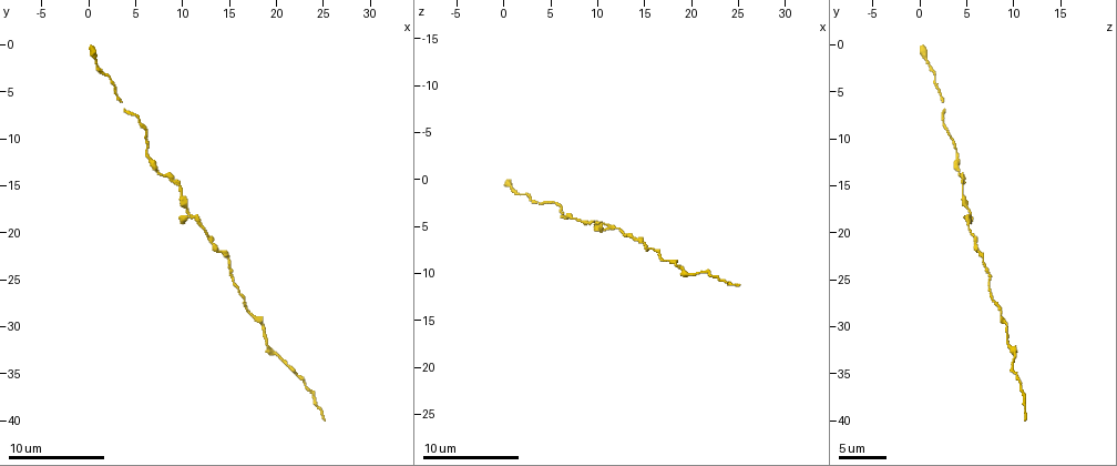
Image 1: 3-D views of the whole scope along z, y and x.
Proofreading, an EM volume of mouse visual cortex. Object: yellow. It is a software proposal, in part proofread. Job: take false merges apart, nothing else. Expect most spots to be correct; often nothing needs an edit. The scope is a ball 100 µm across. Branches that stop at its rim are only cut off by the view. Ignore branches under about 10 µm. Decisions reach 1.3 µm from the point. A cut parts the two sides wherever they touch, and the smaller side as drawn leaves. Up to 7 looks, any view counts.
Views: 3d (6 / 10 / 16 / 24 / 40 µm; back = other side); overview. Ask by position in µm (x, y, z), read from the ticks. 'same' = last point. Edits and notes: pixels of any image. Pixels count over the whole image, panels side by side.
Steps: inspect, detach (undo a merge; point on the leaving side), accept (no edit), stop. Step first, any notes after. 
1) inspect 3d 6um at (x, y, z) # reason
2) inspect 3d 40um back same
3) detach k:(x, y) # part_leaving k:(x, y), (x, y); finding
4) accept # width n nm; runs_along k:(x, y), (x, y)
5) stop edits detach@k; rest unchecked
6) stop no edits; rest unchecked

inspect 3d 6um at (10.6, 17.6, 5.2) # narrows sharply

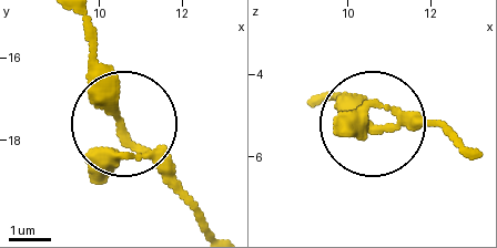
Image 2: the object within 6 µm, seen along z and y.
inspect 3d 6um back same

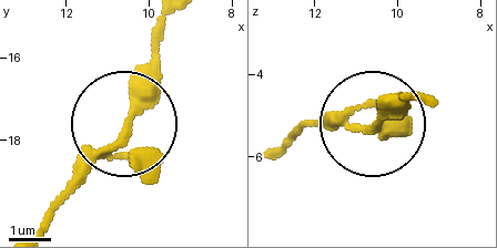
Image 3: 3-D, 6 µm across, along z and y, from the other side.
accept # runs_along 3:(290, 133), (367, 125), (403, 94); one cell here

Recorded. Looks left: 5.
inspect 3d 16um at (6.2, 11.8, 3.8) # thick turns thin

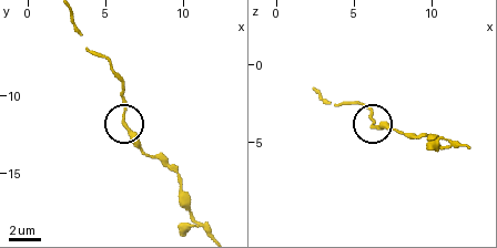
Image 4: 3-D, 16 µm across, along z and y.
inspect 3d 6um at (6.4, 12.0, 4.0)

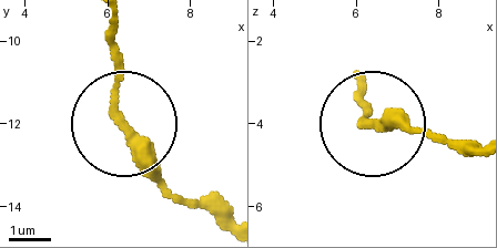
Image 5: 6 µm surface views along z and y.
accept # width 270 nm; runs_along 5:(473, 143), (430, 140), (409, 122), (367, 122), (367, 91); one cell here

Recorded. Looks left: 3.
inspect 3d 16um at (17.2, 28.6, 8.4) # sudden change in width

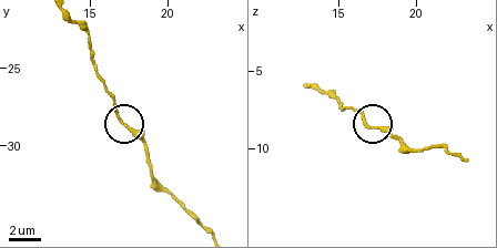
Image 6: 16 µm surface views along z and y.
accept # runs_along 6:(73, 20), (88, 35), (95, 75), (114, 111), (148, 150); continuous, no second cell

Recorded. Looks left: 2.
stop no edits; rest unchecked

